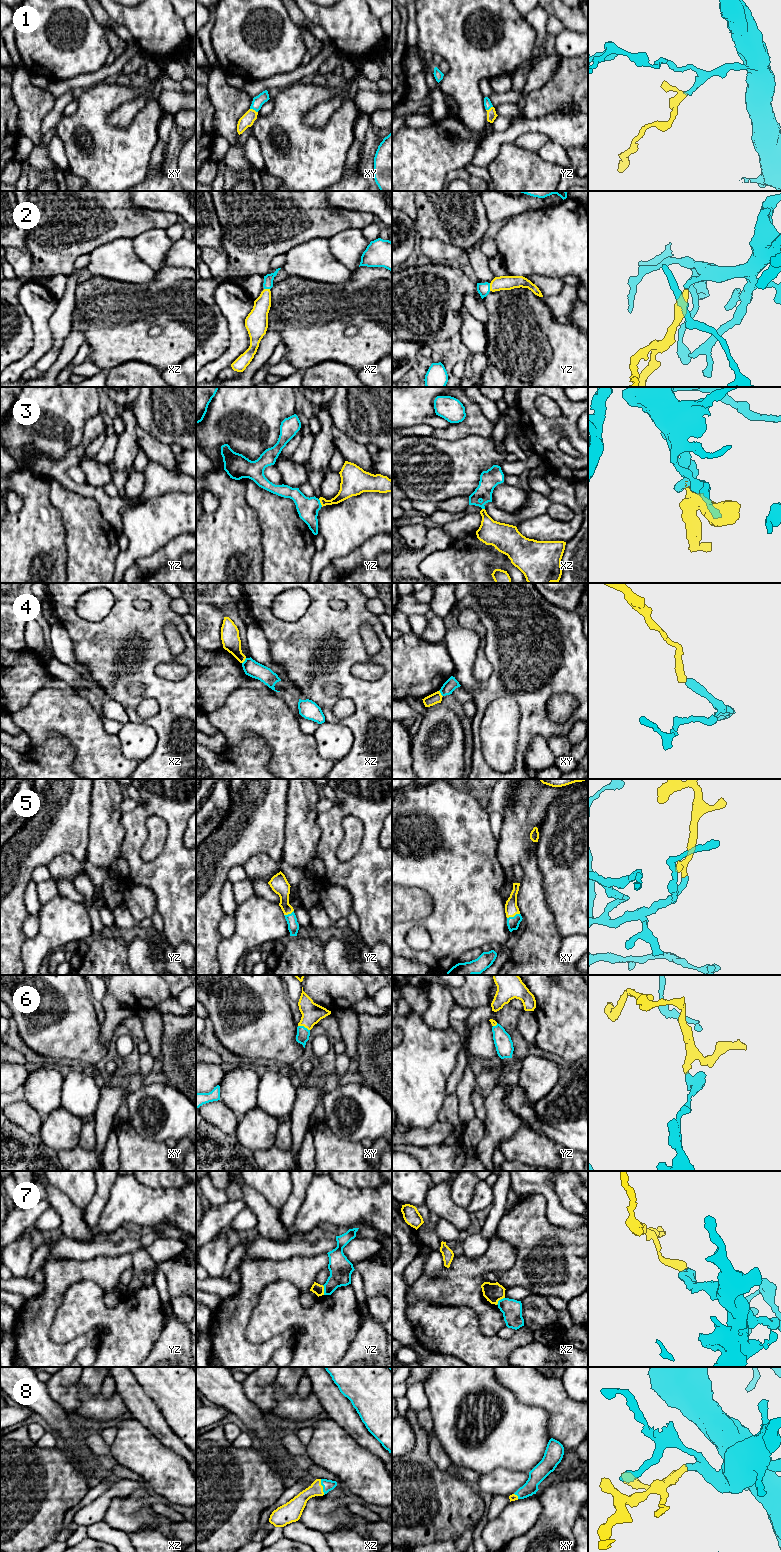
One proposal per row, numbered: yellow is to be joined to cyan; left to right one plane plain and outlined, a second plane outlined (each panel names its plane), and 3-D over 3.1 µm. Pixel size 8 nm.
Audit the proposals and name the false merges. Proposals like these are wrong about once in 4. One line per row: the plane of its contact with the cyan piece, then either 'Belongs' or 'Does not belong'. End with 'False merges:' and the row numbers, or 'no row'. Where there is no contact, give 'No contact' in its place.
1: Touches cyan in xy. Belongs
2: Touches cyan in yz. Belongs
3: Touches cyan in yz. Belongs
4: Touches cyan in xy. Does not belong
5: Touches cyan in xy. Belongs
6: Touches cyan in xy. Belongs
7: Touches cyan in xz. Does not belong
8: Touches cyan in xz. Belongs
False merges: 4, 7

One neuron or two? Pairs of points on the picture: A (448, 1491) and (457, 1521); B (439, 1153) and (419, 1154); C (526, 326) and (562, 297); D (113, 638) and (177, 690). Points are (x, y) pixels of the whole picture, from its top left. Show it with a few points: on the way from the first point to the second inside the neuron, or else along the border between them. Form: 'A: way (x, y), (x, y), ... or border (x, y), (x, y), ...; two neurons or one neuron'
A: way (448, 1498), (448, 1511), (451, 1514); one neuron
B: way (434, 1154), (424, 1154); one neuron
C: border (542, 297), (554, 317); two neurons
D: way (128, 653), (130, 655), (130, 662), (158, 688); one neuron

